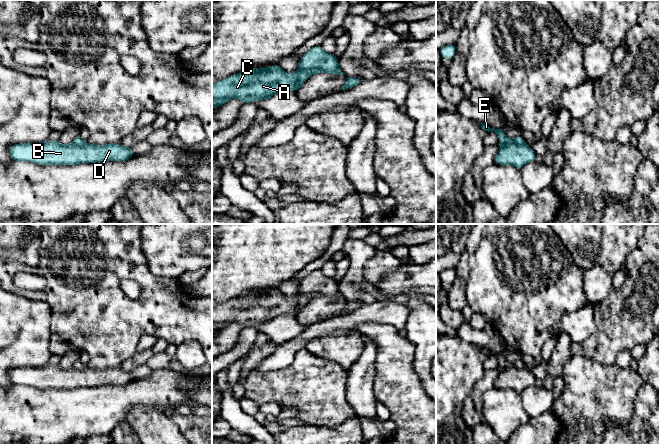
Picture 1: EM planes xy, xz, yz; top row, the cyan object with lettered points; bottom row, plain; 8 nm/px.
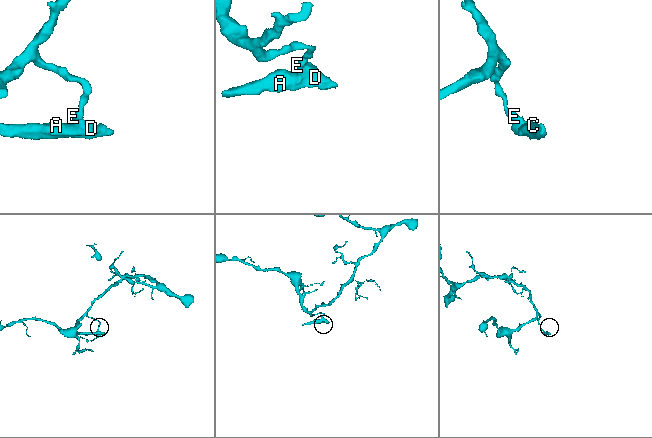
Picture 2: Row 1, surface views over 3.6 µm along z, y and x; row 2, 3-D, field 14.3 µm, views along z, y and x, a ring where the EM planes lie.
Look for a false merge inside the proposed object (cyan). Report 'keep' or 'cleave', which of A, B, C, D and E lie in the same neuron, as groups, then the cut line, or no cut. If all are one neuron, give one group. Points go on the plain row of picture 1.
cleave | A B C D / E | xz (301, 293), (298, 295), (300, 301), (298, 311)

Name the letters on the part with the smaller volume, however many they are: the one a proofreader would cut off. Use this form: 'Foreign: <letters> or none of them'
Foreign: A, B, C, D

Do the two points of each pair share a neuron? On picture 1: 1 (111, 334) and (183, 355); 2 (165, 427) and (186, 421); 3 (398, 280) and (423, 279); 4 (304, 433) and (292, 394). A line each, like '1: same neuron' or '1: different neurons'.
1: different neurons
2: different neurons
3: same neuron
4: different neurons

